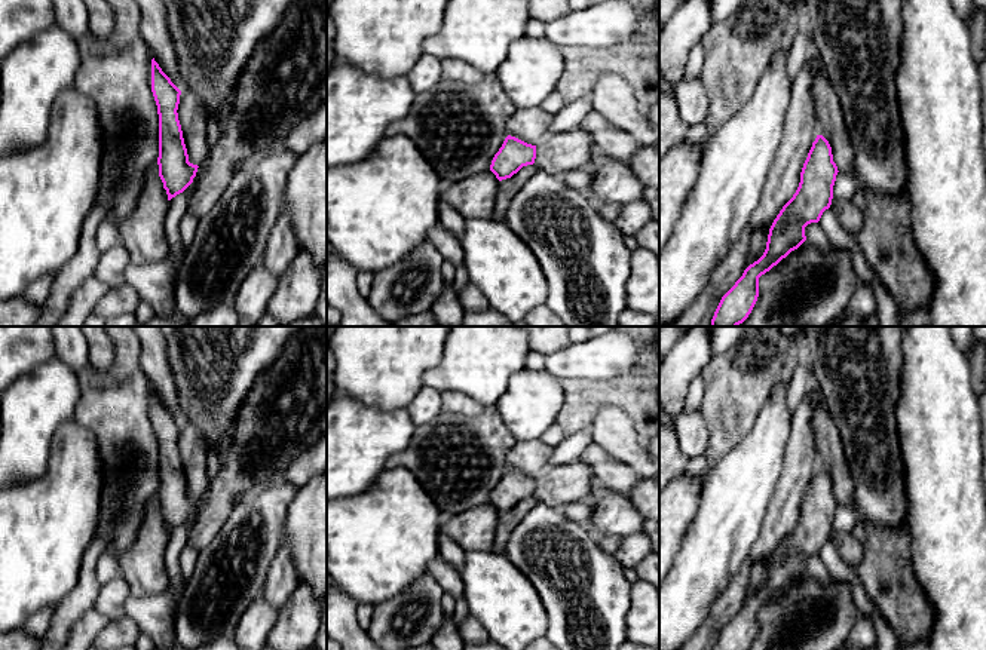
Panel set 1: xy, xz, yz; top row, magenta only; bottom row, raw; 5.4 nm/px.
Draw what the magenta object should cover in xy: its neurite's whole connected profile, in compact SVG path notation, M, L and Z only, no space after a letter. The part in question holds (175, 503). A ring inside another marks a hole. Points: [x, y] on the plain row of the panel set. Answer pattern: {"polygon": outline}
{"polygon": "M154 390L151 392L151 424L159 447L159 509L171 533L193 515L199 499L189 494L178 453L181 423L162 404Z"}

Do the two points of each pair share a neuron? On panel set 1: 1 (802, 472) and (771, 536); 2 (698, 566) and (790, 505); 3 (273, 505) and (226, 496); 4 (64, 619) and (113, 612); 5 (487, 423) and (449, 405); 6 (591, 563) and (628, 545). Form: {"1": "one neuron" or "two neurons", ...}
{"1": "one neuron", "2": "two neurons", "3": "two neurons", "4": "two neurons", "5": "one neuron", "6": "two neurons"}

